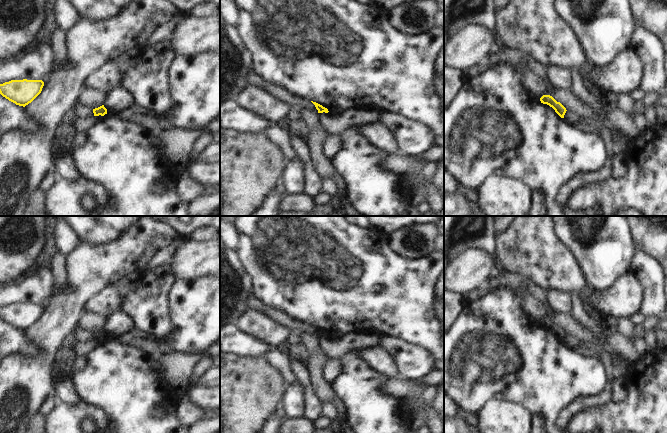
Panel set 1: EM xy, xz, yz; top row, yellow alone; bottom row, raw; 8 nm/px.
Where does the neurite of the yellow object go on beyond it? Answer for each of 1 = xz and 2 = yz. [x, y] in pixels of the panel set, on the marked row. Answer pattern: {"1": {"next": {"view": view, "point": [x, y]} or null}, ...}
{"1": {"next": null}, "2": {"next": null}}

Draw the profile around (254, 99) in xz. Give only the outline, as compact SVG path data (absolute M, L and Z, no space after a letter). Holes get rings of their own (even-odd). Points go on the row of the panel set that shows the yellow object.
M247 86L237 96L236 103L246 110L276 124L290 110L290 106L281 102L264 90Z

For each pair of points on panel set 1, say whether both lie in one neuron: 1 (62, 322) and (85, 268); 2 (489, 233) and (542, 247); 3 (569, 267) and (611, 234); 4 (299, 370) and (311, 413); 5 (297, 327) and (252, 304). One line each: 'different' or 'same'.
1: same
2: different
3: different
4: same
5: same

